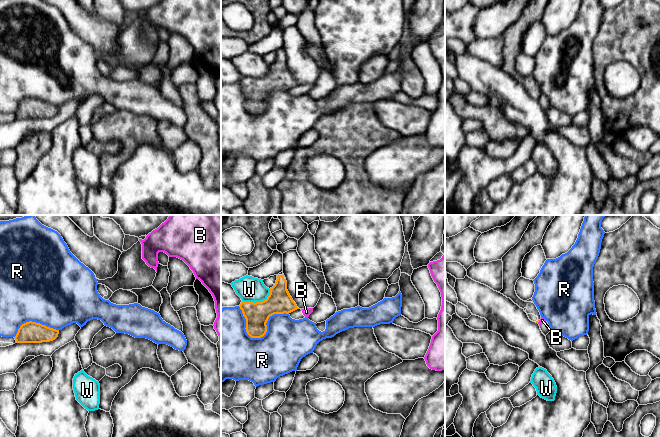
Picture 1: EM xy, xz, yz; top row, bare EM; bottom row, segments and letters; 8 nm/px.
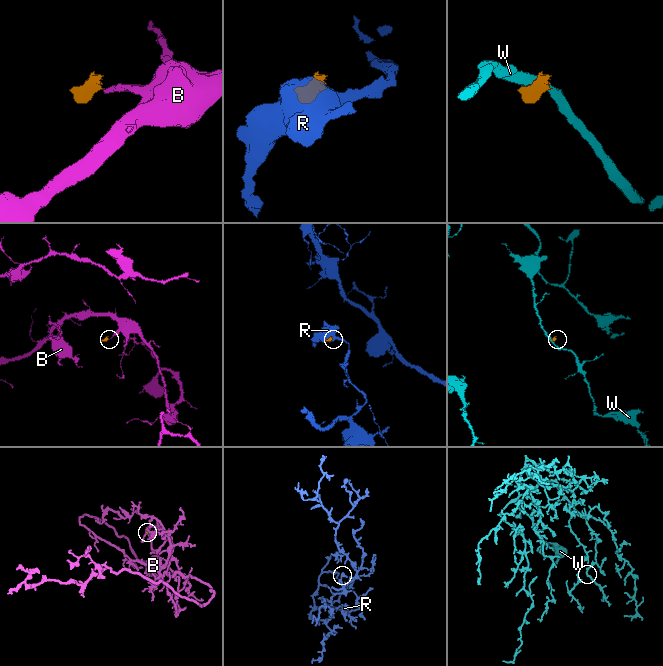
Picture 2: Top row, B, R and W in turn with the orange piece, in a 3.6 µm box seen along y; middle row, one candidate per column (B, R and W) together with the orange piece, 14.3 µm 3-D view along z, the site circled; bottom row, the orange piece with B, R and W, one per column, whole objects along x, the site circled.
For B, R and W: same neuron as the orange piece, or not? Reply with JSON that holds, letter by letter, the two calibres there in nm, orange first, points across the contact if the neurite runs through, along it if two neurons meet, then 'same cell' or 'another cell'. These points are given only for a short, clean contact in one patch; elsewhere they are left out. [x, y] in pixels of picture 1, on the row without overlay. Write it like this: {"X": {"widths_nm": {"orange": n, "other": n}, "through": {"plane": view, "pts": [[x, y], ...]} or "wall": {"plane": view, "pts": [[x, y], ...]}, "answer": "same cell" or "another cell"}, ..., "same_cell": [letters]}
{"B": {"widths_nm": {"orange": 20, "other": 50}, "wall": {"plane": "yz", "pts": [[539, 96], [537, 98]]}, "answer": "another cell"}, "R": {"widths_nm": {"orange": 190, "other": 380}, "answer": "another cell"}, "W": {"widths_nm": {"orange": 200, "other": 200}, "wall": {"plane": "xz", "pts": [[270, 65], [269, 71], [261, 77], [242, 77]]}, "answer": "another cell"}, "same_cell": []}

